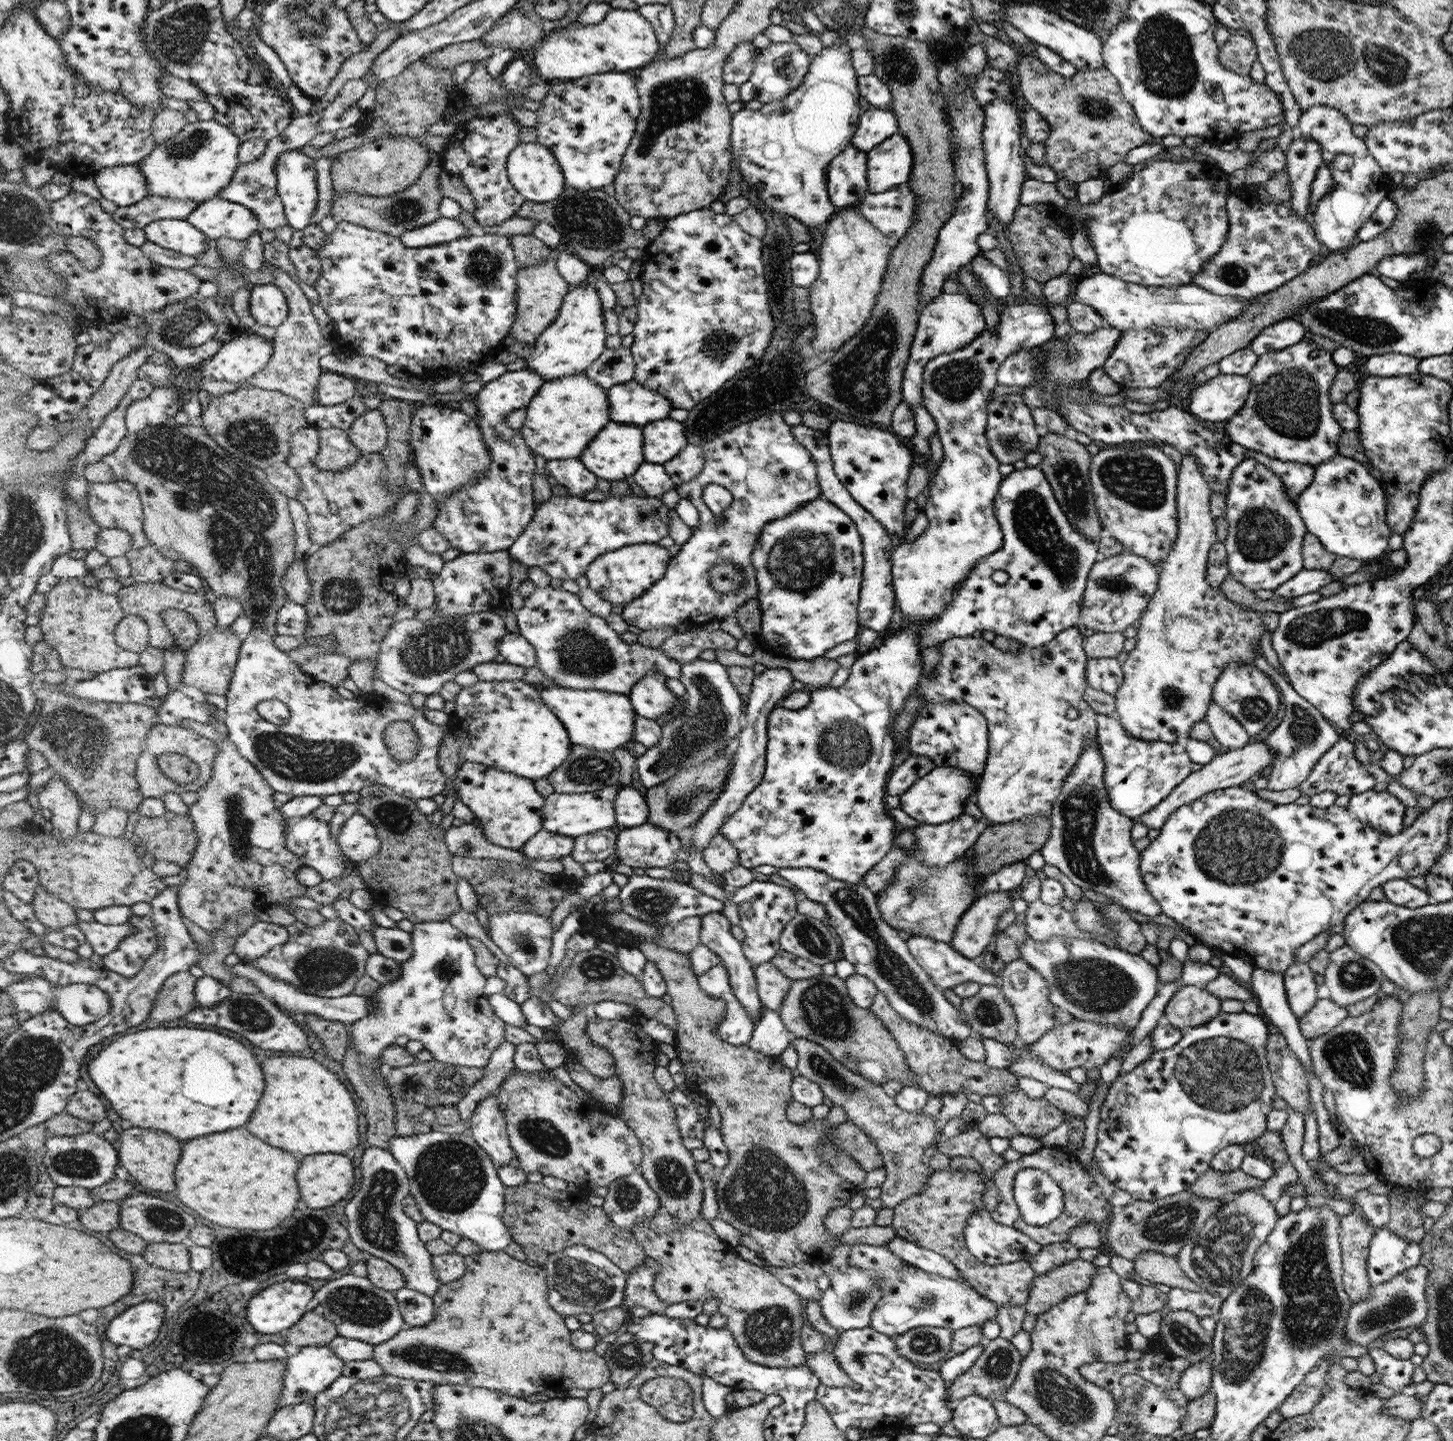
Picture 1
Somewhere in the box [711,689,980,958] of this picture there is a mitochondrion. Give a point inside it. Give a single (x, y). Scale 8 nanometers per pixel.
(845, 744)

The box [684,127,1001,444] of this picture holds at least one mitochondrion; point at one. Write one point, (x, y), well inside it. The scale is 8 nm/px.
(861, 379)

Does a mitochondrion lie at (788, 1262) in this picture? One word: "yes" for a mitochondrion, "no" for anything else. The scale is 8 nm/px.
no

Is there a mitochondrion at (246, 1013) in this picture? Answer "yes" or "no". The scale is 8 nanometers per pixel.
yes

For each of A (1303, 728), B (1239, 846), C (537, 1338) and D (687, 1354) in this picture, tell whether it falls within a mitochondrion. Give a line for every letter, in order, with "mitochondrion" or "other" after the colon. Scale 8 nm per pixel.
A: mitochondrion
B: mitochondrion
C: other
D: other

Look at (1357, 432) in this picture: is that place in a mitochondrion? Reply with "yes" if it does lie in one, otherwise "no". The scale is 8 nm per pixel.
no

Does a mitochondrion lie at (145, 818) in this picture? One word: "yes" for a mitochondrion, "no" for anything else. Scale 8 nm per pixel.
no

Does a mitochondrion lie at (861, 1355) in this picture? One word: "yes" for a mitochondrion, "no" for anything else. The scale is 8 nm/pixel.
yes

